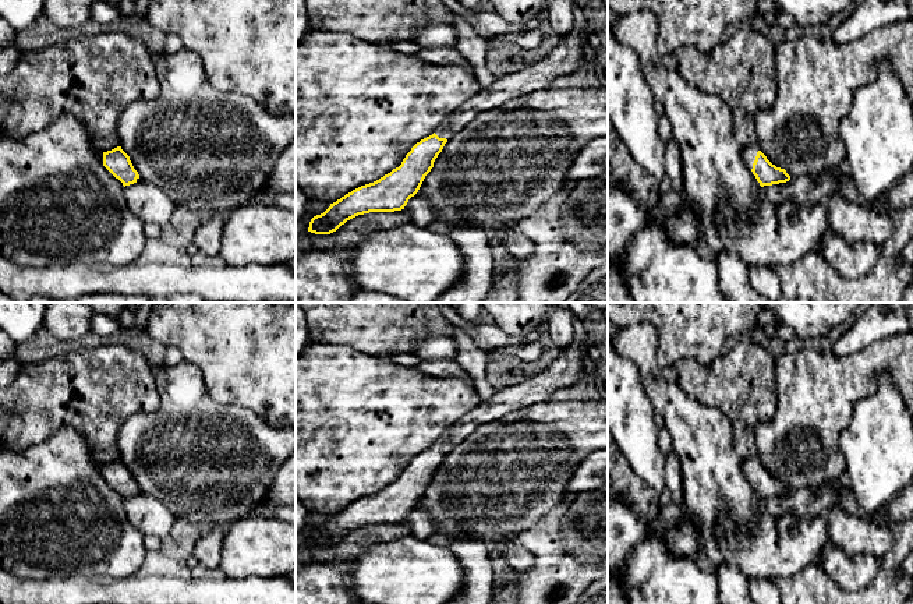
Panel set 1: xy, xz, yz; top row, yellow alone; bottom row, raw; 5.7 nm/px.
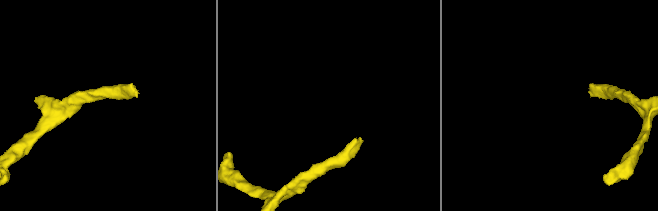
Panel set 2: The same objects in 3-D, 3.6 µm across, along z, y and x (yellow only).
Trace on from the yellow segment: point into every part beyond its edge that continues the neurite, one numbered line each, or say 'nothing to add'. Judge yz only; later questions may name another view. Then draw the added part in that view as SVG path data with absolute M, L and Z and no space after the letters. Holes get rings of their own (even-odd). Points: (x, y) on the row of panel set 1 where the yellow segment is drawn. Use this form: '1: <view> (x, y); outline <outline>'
1: yz (749, 154); outline M755 145L743 146L742 148L742 160L749 169L753 169L753 163L755 160L757 152L760 149Z

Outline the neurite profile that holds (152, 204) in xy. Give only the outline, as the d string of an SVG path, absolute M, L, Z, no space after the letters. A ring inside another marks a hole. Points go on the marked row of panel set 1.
M145 181L125 186L124 197L128 208L144 223L166 225L176 209L174 199L160 187Z

